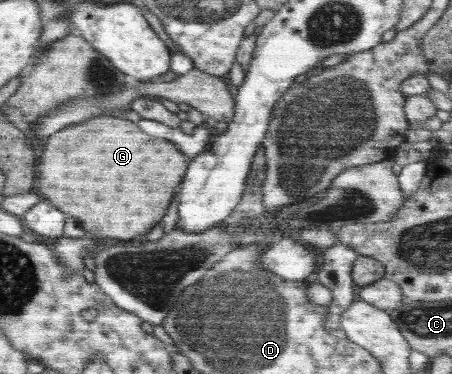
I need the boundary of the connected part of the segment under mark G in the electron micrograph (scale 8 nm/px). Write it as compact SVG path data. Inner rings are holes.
M106 115L55 132L44 144L46 148L43 147L38 152L40 159L38 176L35 180L36 192L42 198L48 198L52 206L62 210L64 214L78 218L82 222L82 228L102 238L114 236L130 240L138 234L146 234L152 226L156 226L166 214L174 190L181 184L189 165L189 160L172 142L152 138L140 132L140 128L134 122Z

